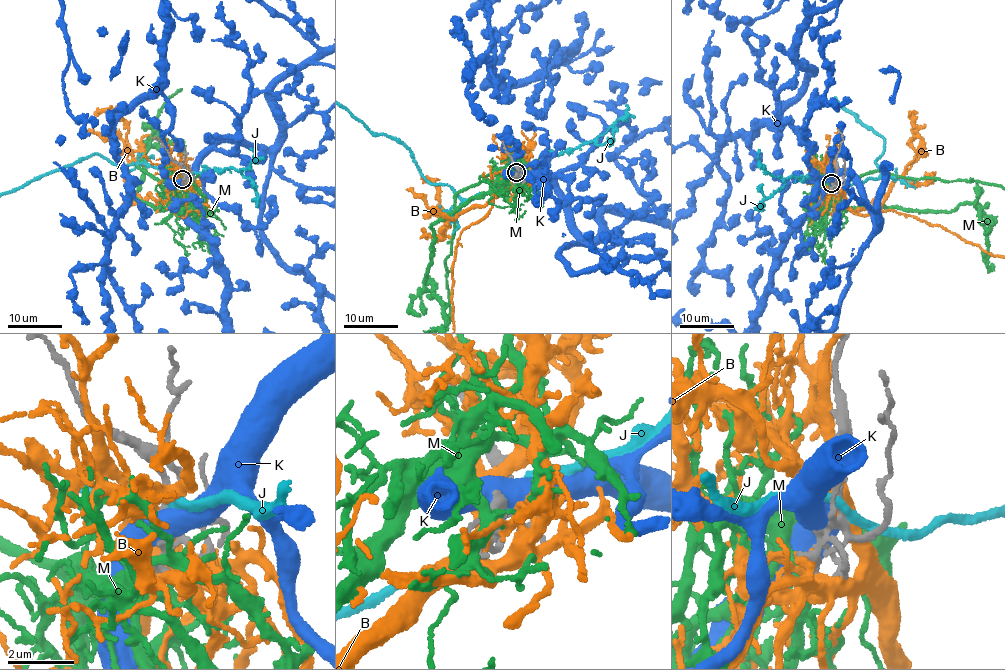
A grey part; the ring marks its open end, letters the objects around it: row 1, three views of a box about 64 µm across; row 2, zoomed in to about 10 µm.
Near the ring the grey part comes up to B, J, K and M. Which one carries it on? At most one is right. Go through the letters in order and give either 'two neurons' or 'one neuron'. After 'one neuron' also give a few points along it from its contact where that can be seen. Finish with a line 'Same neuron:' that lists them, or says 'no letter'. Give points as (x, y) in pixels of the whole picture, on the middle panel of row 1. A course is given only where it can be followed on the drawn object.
B: two neurons
J: two neurons
K: two neurons
M: two neurons
Same neuron: no letter

